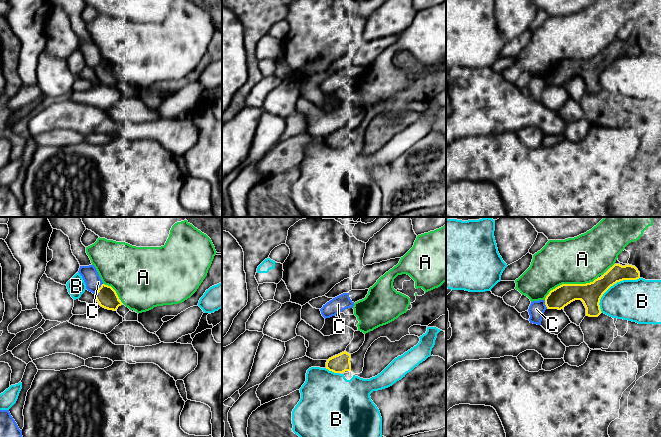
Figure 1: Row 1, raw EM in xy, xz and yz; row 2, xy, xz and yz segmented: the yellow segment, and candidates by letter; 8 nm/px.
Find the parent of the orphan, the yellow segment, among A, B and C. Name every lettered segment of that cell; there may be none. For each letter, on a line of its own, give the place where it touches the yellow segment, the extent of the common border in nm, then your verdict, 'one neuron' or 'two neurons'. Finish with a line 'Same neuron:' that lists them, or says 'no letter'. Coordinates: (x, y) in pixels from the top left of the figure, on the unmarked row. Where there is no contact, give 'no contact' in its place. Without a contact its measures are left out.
A: contact yz (570, 60); length 480 nm; two neurons
B: contact yz (612, 61); length 420 nm; two neurons
C: contact xy (99, 64); length 110 nm; two neurons
Same neuron: no letter

